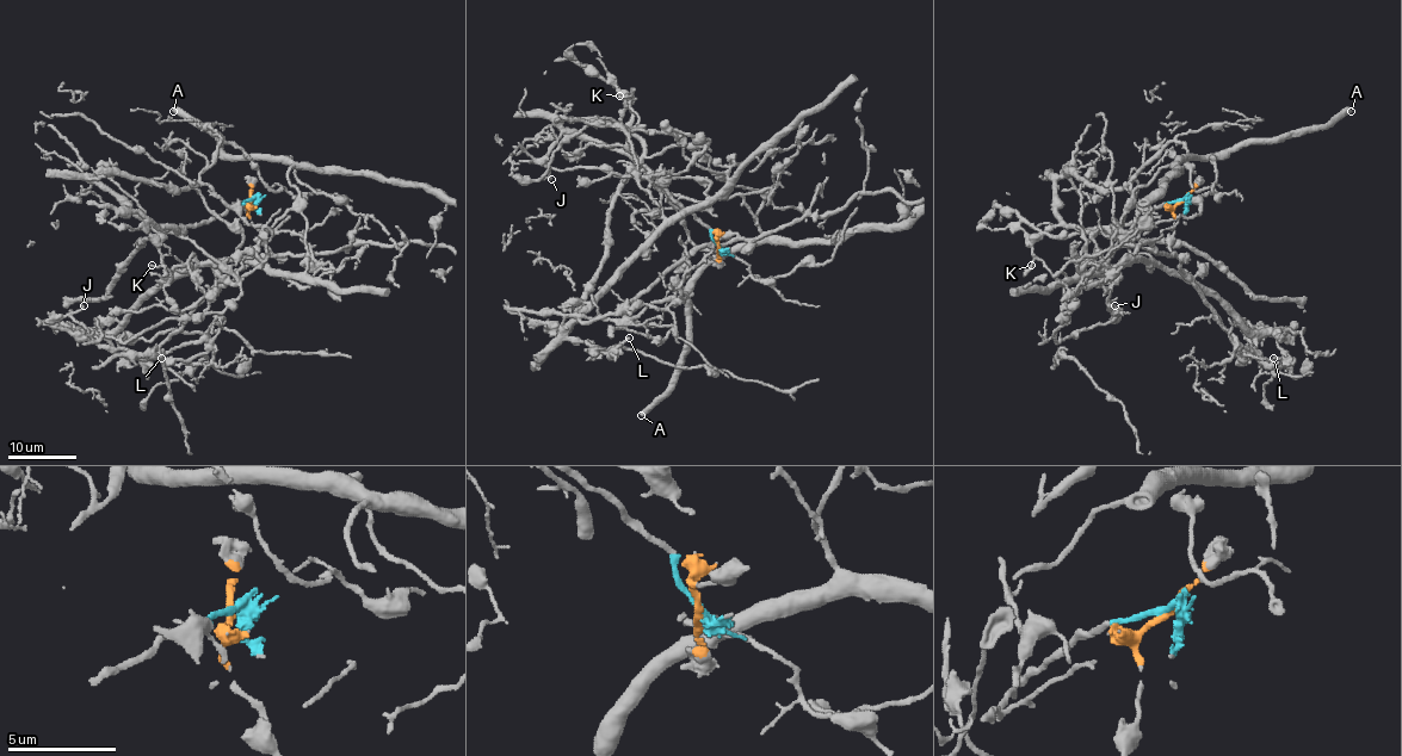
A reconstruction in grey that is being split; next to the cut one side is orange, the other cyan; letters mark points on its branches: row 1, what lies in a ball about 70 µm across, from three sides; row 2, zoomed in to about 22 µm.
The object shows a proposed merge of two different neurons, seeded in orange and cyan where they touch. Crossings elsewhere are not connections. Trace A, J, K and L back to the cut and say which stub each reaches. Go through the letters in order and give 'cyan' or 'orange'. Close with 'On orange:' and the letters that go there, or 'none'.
A: cyan
J: orange
K: cyan
L: orange
On orange: J, L

